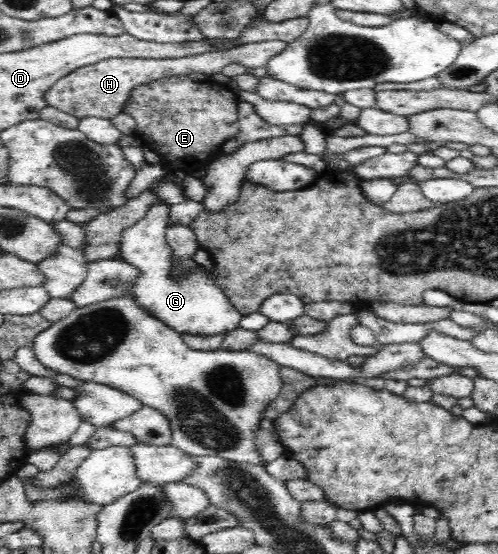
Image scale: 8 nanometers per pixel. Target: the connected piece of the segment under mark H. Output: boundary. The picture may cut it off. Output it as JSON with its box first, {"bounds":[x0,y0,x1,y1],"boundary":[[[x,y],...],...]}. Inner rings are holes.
{"bounds":[45,40,288,119],"boundary":[[[267,40],[265,42],[251,42],[241,44],[217,52],[203,52],[195,56],[183,58],[107,58],[95,64],[76,68],[68,76],[61,78],[45,94],[48,106],[75,116],[77,119],[87,116],[111,119],[123,113],[125,104],[131,98],[131,92],[137,86],[144,86],[167,78],[167,76],[187,76],[190,72],[204,73],[208,79],[217,80],[225,65],[241,63],[247,68],[263,68],[266,62],[287,48],[288,43],[282,40]]]}

